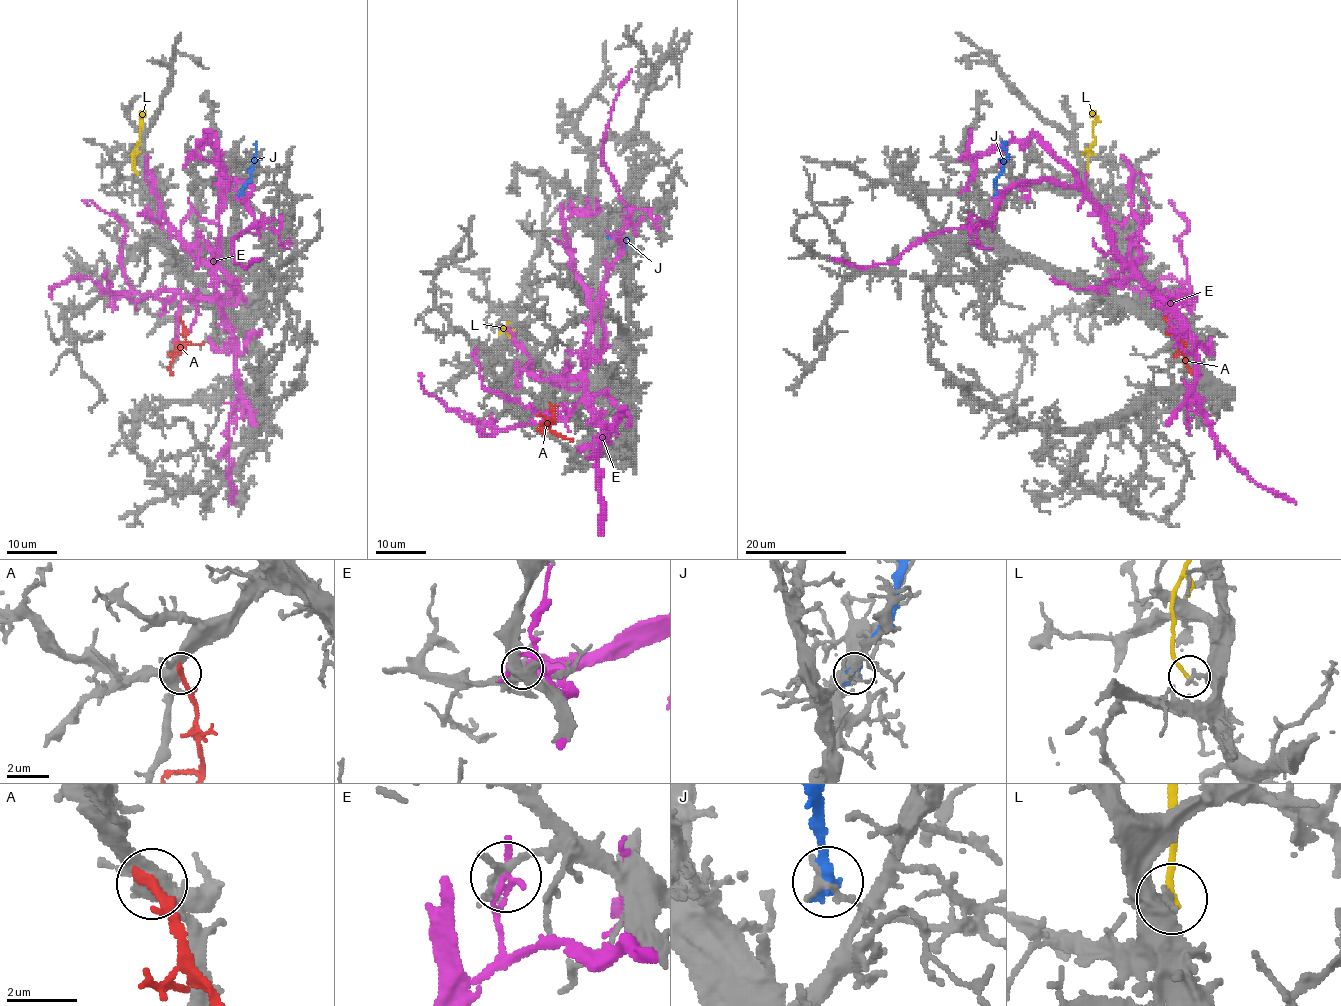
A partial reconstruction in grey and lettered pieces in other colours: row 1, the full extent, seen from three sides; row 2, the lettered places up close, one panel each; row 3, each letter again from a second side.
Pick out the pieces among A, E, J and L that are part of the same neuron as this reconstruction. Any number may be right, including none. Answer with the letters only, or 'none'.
none

